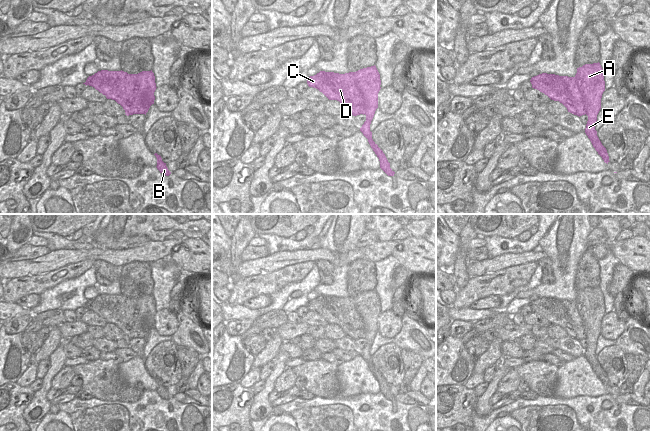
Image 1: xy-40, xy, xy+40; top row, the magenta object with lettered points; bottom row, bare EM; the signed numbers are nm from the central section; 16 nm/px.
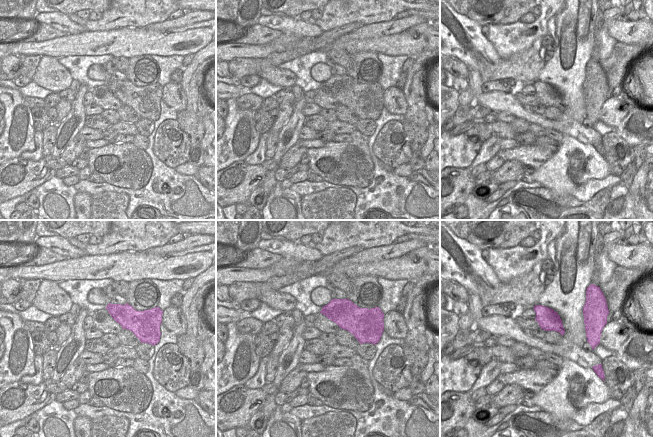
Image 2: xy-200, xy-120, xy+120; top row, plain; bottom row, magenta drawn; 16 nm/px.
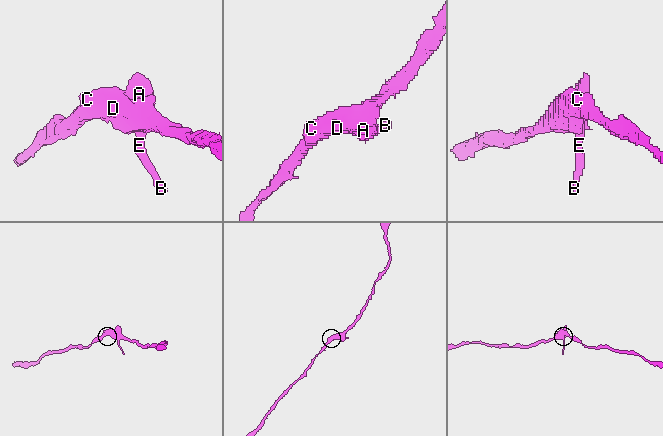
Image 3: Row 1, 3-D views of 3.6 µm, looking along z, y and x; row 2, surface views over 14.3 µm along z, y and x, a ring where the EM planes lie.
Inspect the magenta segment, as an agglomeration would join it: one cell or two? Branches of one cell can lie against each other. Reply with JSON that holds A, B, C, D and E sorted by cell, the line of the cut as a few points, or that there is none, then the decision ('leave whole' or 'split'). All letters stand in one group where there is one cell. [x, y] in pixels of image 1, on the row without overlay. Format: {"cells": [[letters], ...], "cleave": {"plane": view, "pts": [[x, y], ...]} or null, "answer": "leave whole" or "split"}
{"cells": [["A", "B", "E"], ["C", "D"]], "cleave": {"plane": "xy", "pts": [[349, 296], [353, 299], [355, 308], [366, 325], [365, 338]]}, "answer": "split"}

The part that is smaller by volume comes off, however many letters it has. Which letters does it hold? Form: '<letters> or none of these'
A, B, E

